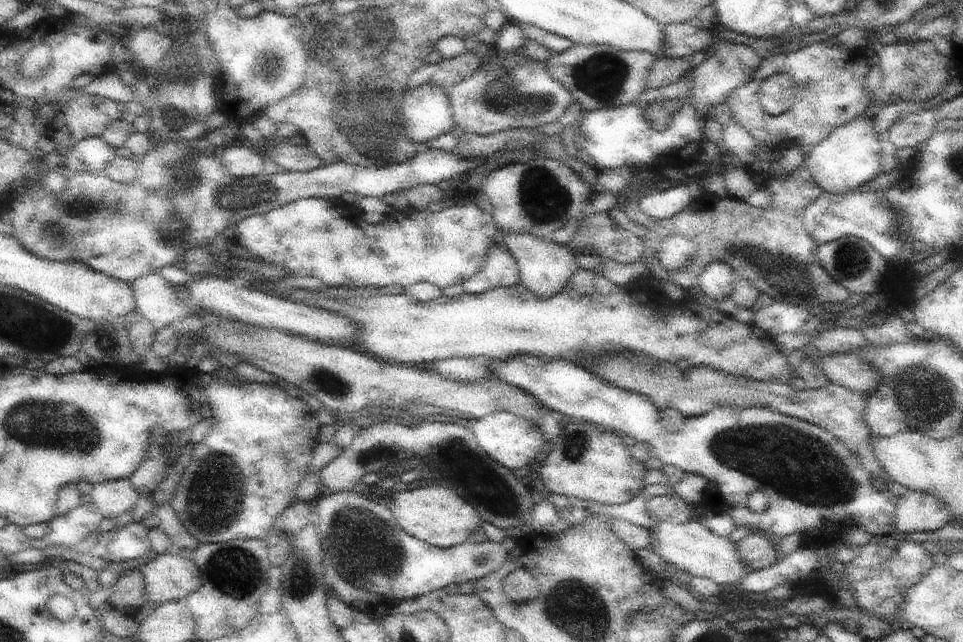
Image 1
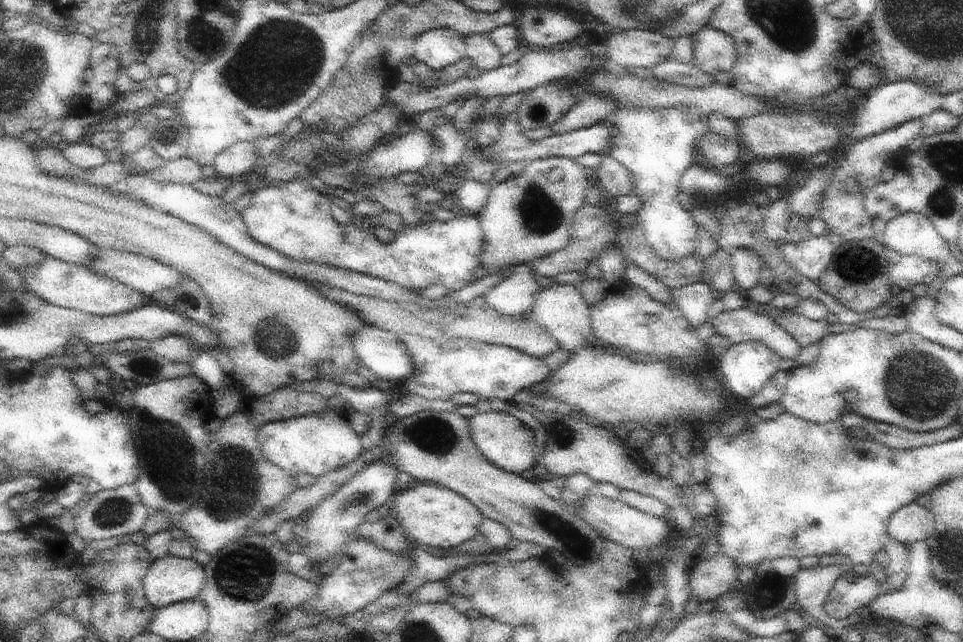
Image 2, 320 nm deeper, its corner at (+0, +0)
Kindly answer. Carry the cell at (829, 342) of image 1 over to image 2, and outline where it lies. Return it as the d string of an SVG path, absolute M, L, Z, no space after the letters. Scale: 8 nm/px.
M785 309L773 319L778 326L787 330L788 334L795 338L802 348L816 344L830 334L828 322L809 319L798 311Z

